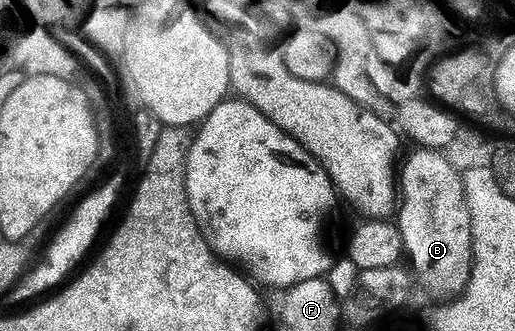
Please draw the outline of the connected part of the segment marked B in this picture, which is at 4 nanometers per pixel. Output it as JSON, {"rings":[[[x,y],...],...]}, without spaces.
{"rings":[[[419,148],[412,151],[398,167],[394,222],[400,231],[403,252],[410,259],[408,265],[417,288],[434,303],[448,303],[462,293],[471,273],[470,220],[463,199],[462,178],[443,152]]]}

